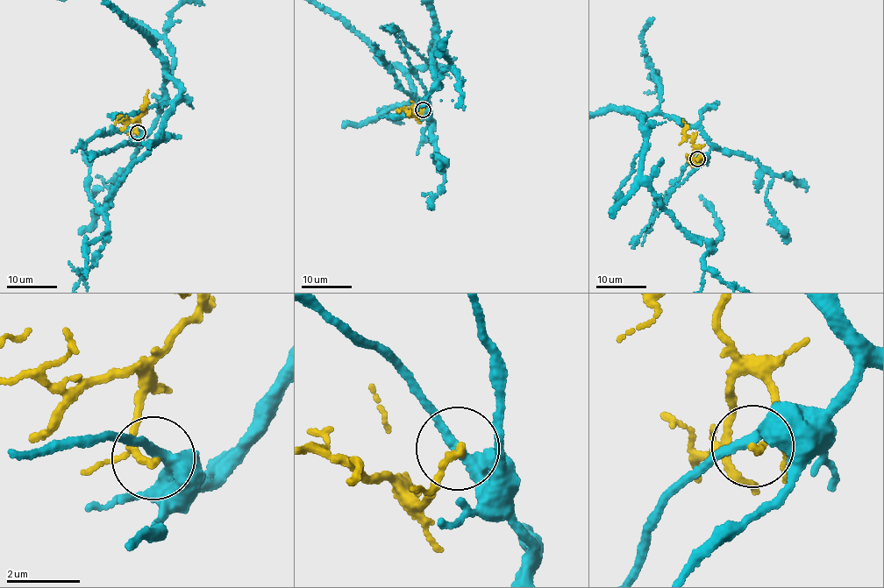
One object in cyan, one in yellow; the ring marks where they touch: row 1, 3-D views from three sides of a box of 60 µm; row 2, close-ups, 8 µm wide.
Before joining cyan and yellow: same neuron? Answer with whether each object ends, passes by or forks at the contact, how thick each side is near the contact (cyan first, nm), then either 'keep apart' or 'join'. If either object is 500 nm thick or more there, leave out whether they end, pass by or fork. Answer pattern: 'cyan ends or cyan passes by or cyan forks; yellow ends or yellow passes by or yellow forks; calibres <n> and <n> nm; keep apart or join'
cyan passes by; yellow passes by; calibres 280 and 130 nm; keep apart

